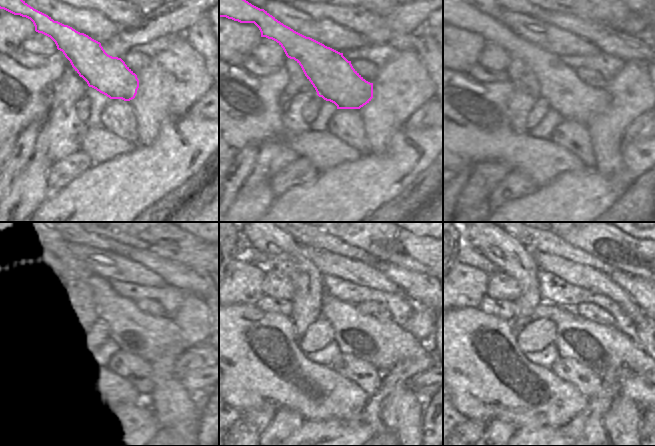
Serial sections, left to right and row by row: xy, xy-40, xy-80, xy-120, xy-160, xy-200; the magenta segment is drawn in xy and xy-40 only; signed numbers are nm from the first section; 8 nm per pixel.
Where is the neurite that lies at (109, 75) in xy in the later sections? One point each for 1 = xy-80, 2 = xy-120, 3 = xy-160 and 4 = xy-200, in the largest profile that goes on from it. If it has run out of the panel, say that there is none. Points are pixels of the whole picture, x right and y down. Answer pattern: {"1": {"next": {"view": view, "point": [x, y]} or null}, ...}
{"1": {"next": {"view": "xy-80", "point": [572, 98]}}, "2": {"next": {"view": "xy-120", "point": [131, 330]}}, "3": {"next": {"view": "xy-160", "point": [383, 344]}}, "4": {"next": {"view": "xy-200", "point": [621, 364]}}}

